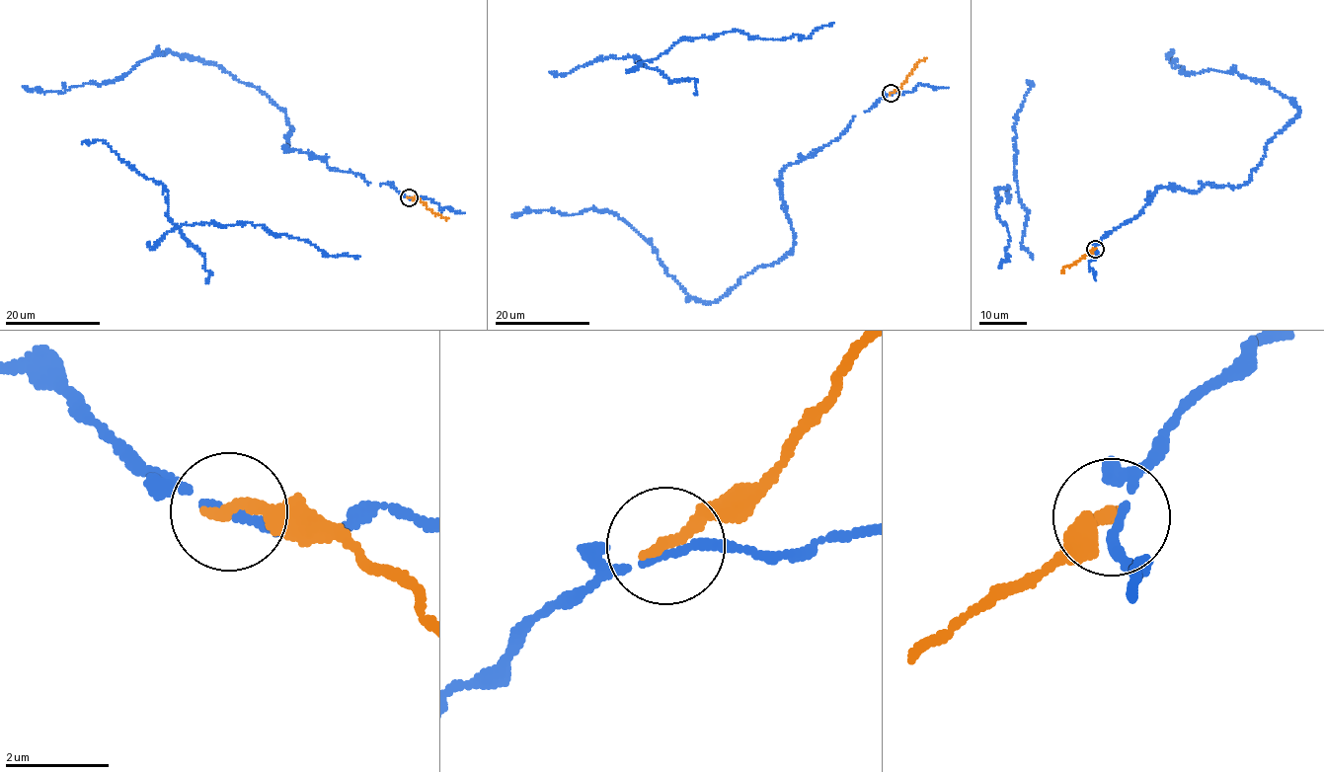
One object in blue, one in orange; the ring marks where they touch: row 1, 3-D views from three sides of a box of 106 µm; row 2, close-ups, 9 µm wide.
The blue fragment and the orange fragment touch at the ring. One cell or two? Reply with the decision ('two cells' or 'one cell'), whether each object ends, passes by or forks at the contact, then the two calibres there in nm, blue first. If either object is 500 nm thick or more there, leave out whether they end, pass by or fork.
two cells; blue passes by; orange ends there; 140 nm thick on the blue side, 260 nm on the other

